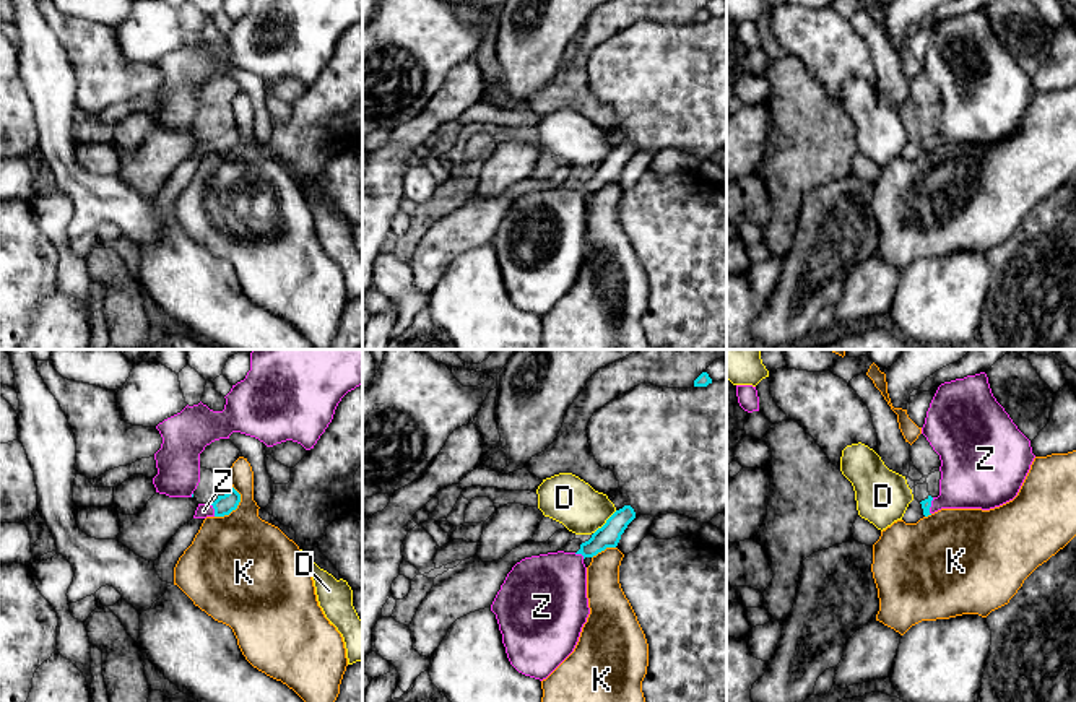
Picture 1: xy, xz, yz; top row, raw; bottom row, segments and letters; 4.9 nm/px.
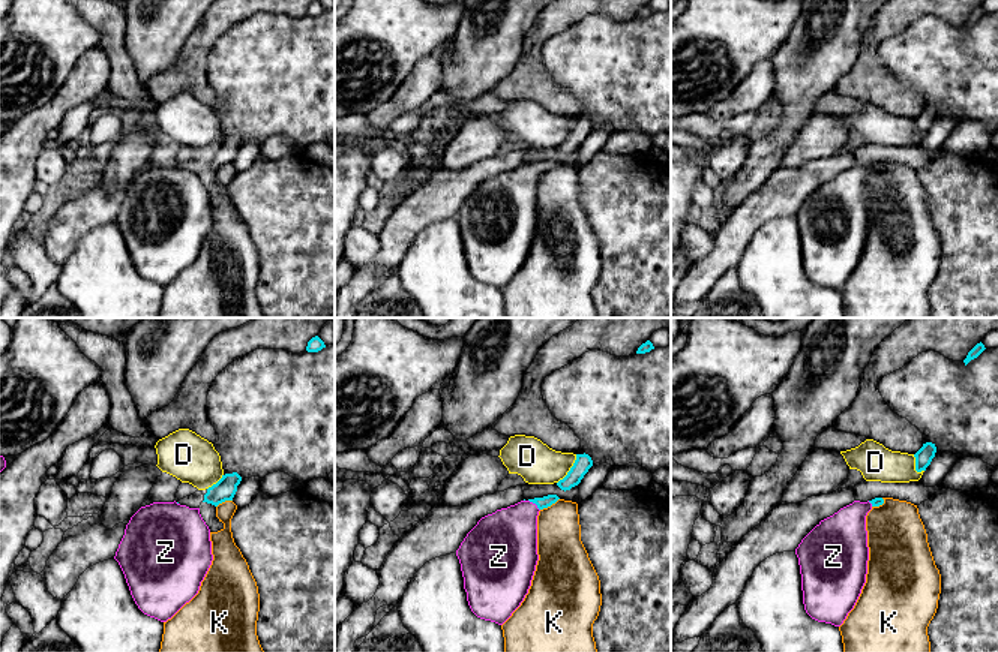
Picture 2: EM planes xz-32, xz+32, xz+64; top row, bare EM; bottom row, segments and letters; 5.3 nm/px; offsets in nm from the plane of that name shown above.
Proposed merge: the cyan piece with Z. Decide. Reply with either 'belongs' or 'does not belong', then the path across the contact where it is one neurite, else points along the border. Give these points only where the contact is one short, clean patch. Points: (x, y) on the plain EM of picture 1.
belongs | across xy (225, 140), (215, 147), (203, 147)

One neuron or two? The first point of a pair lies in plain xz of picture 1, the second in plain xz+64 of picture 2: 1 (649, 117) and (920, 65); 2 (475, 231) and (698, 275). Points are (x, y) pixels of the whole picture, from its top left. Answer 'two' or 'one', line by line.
1: one
2: one

